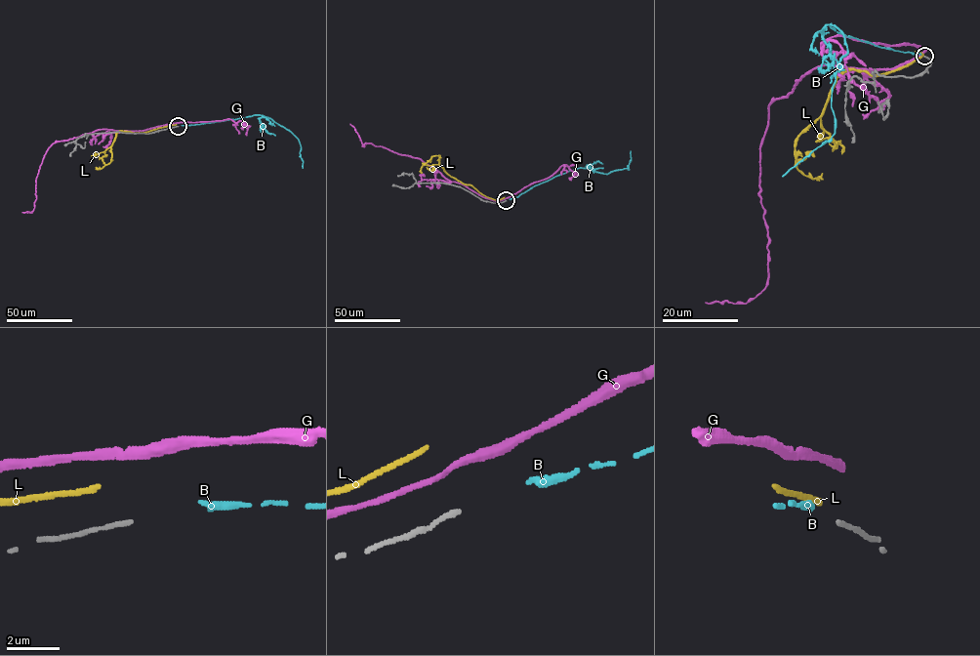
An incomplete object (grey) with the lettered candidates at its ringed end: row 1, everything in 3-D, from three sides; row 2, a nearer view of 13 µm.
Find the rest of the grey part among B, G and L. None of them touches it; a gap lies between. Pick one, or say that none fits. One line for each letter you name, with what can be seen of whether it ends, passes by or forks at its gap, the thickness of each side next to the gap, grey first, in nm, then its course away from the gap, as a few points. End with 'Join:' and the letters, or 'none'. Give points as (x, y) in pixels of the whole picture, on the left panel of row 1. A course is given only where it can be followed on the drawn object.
B: it ends; calibres 180 and 280 nm; course (181, 125), (263, 115), (289, 130), (299, 140), (303, 168)
Join: B

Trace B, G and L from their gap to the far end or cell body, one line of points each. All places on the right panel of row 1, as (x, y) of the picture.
B: (920, 53), (847, 37), (831, 23), (843, 35), (846, 46), (833, 86), (835, 130), (831, 139), (783, 177)
G: (919, 47), (924, 50), (893, 69), (816, 66), (770, 103), (759, 162), (767, 285), (751, 301), (705, 302)
L: (917, 52), (878, 75), (845, 70), (837, 78), (795, 147), (796, 167), (822, 173)

